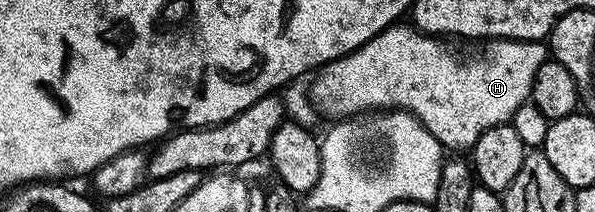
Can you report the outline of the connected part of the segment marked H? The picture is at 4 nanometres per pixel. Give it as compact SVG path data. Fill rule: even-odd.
M392 23L354 53L321 67L310 86L310 100L316 111L332 117L332 120L353 117L354 113L366 108L405 110L415 115L447 151L466 152L482 136L482 132L511 123L514 112L531 99L534 77L550 56L544 42L493 39L485 45L484 52L474 56L460 56L439 42L431 35L421 34L409 23Z

